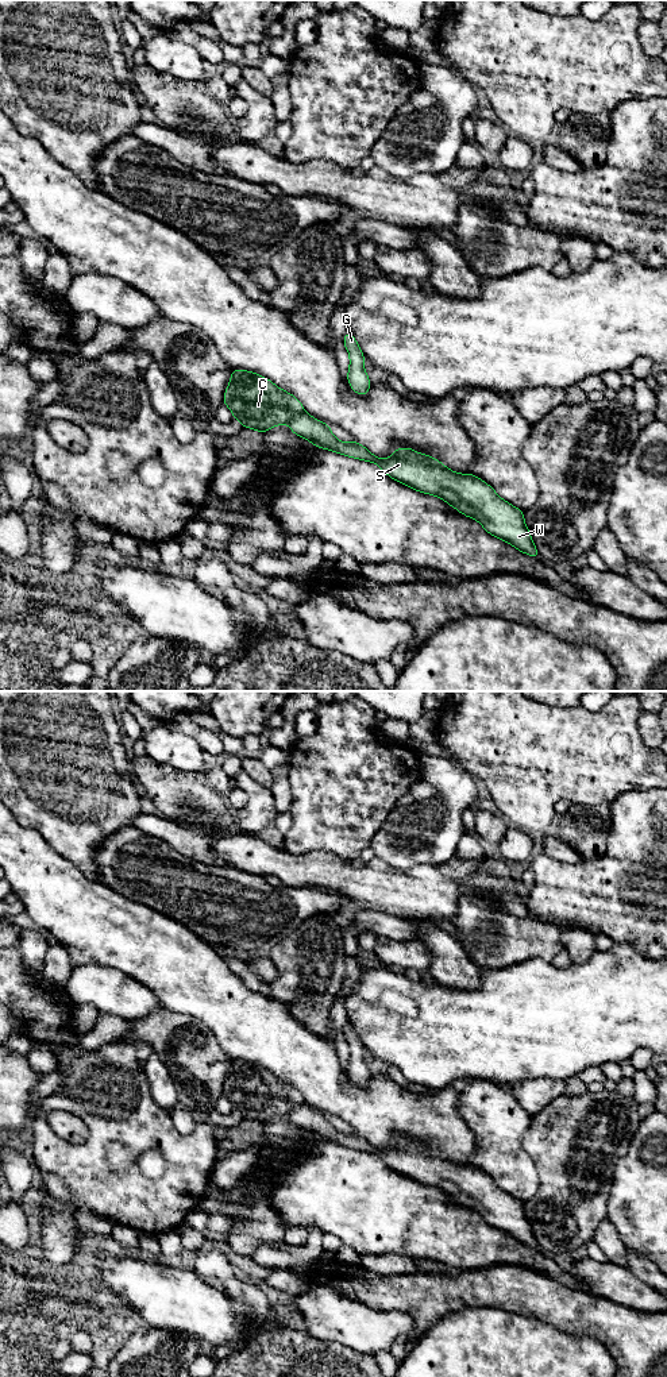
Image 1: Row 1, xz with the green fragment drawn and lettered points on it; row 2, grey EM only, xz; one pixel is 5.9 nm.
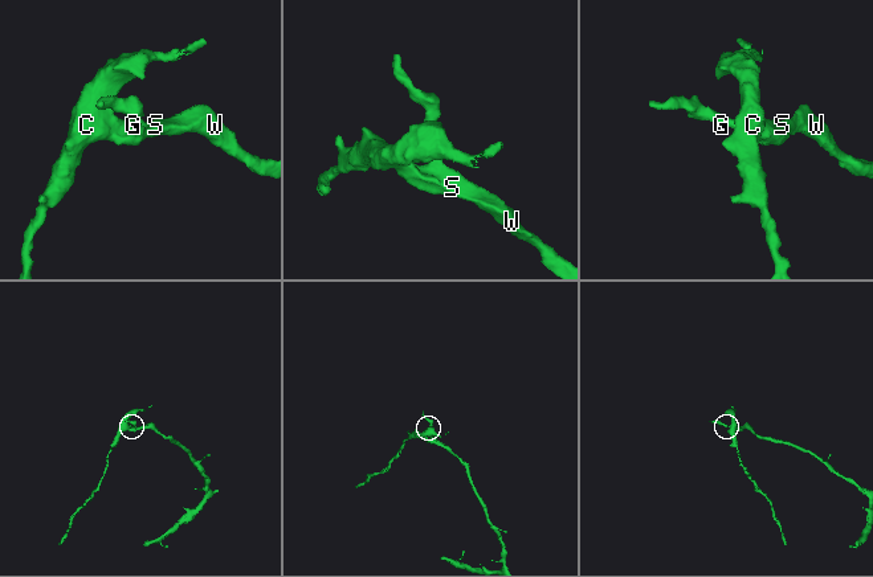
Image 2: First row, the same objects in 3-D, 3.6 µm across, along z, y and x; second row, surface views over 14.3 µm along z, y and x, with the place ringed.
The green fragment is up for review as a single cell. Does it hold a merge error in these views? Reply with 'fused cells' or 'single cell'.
fused cells

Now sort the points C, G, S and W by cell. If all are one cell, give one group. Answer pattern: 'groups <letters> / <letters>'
groups C / G S W

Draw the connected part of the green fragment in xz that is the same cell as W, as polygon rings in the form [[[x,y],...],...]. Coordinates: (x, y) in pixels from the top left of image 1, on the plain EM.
[[[306,1103],[293,1110],[289,1118],[315,1138],[378,1156],[394,1172],[444,1191],[462,1206],[477,1211],[487,1224],[540,1249],[524,1214],[524,1203],[498,1188],[490,1176],[474,1165],[456,1165],[435,1149],[412,1139],[401,1138],[389,1150],[379,1150],[358,1133],[338,1131],[325,1114]]]

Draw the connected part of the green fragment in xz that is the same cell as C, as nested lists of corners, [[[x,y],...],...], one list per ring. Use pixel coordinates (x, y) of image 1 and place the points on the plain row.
[[[232,1061],[223,1094],[243,1119],[266,1123],[305,1104],[302,1095],[257,1064]]]

